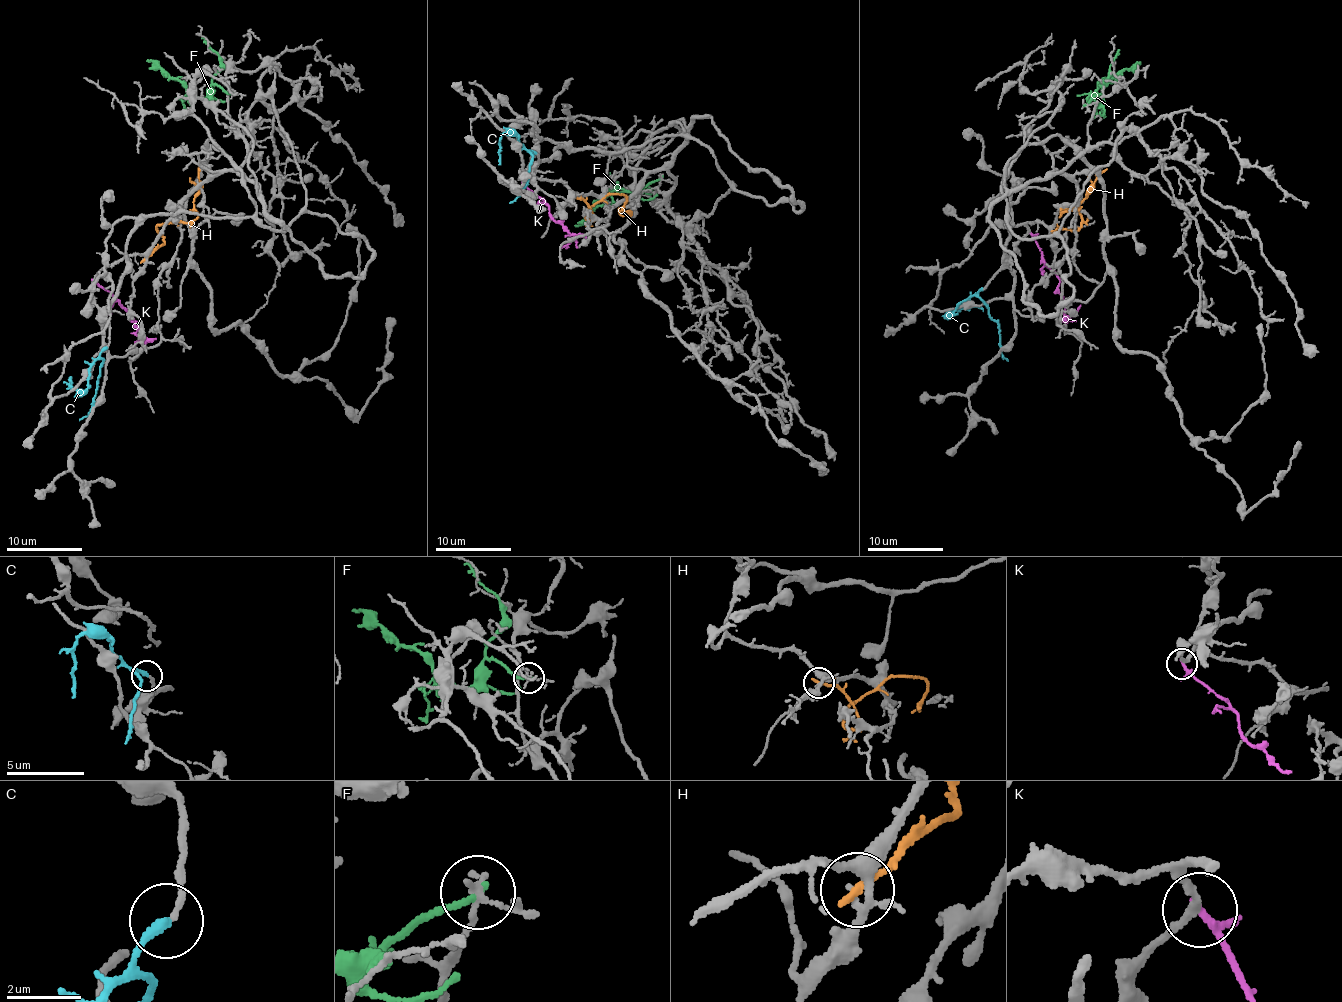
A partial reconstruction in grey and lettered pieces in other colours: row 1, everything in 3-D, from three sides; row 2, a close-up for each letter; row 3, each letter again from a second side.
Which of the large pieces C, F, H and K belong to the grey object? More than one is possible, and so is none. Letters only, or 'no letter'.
C

